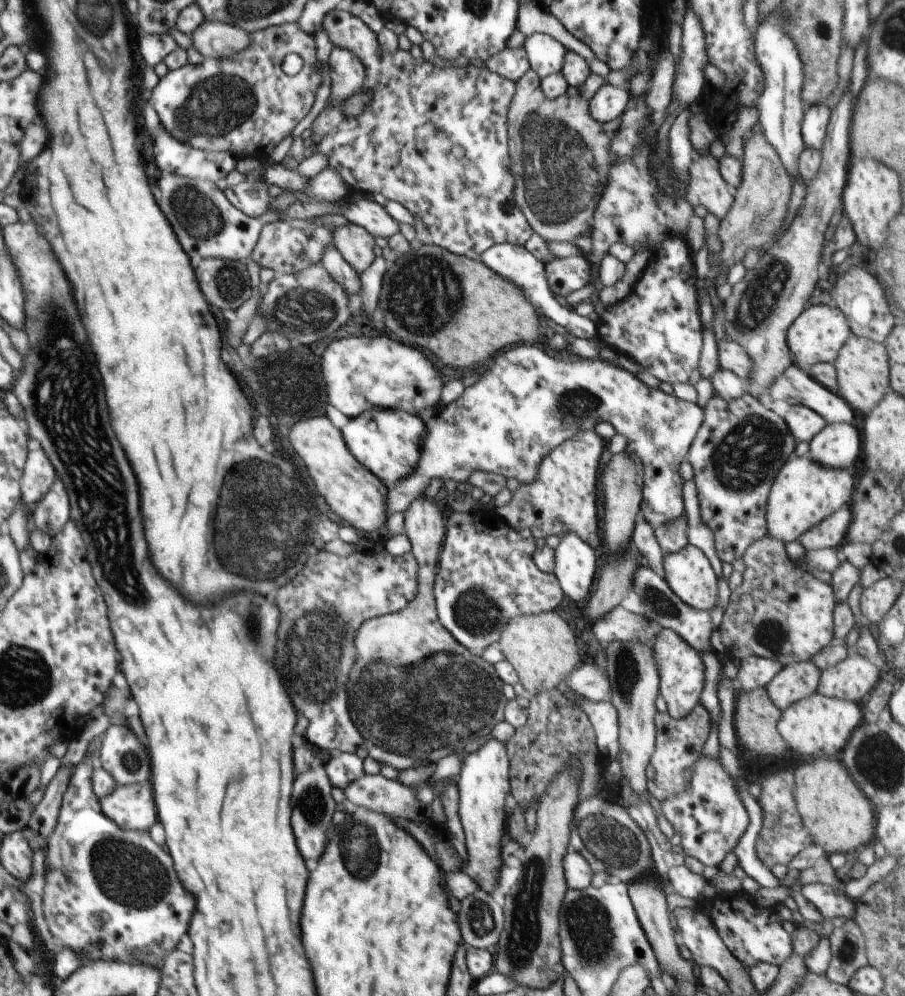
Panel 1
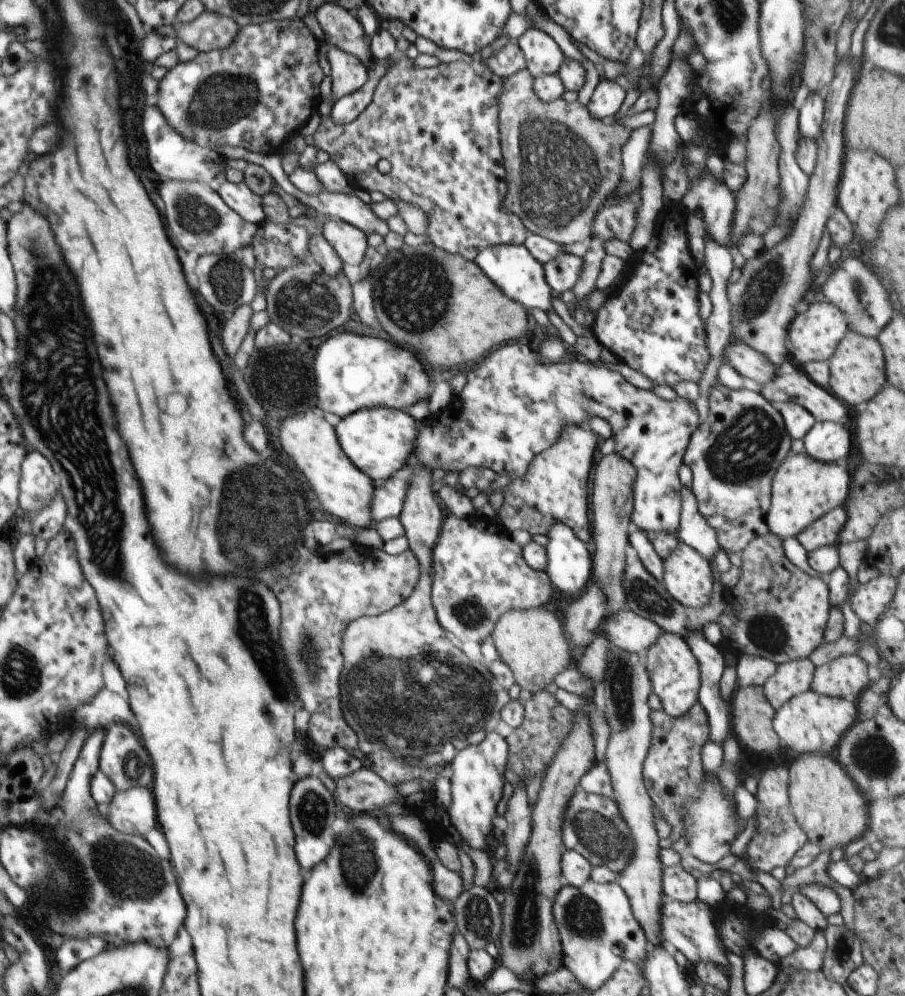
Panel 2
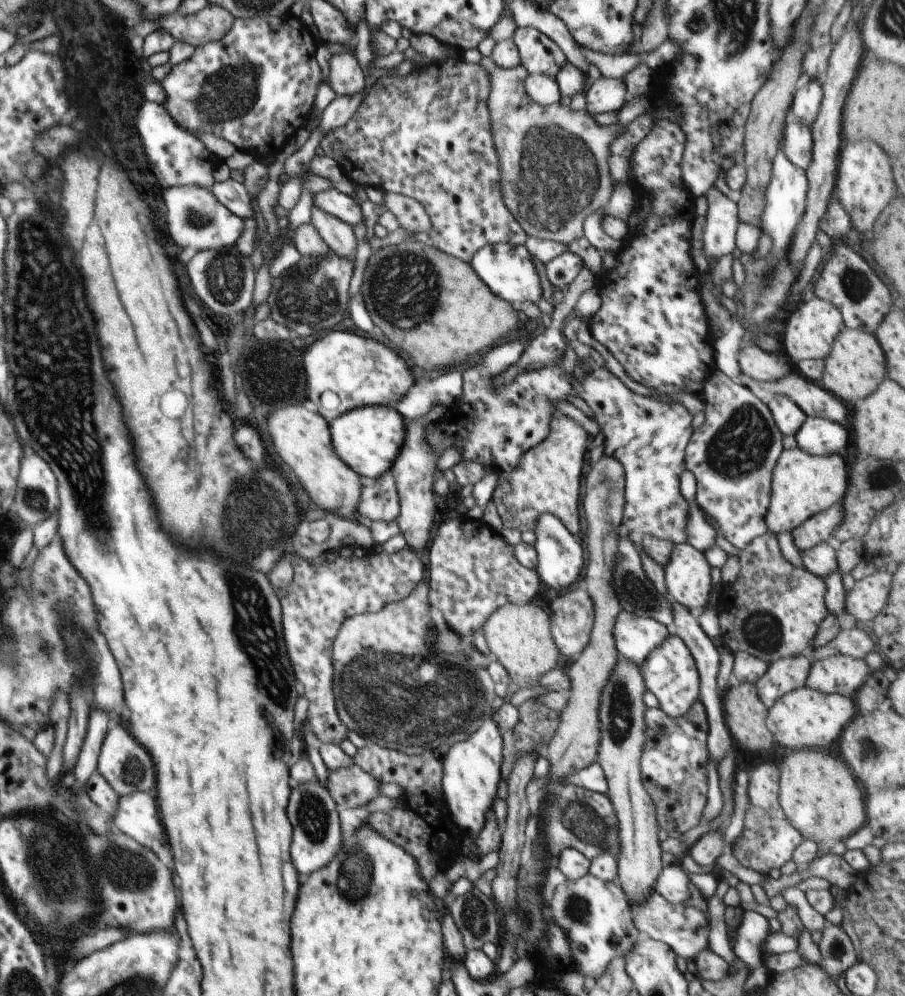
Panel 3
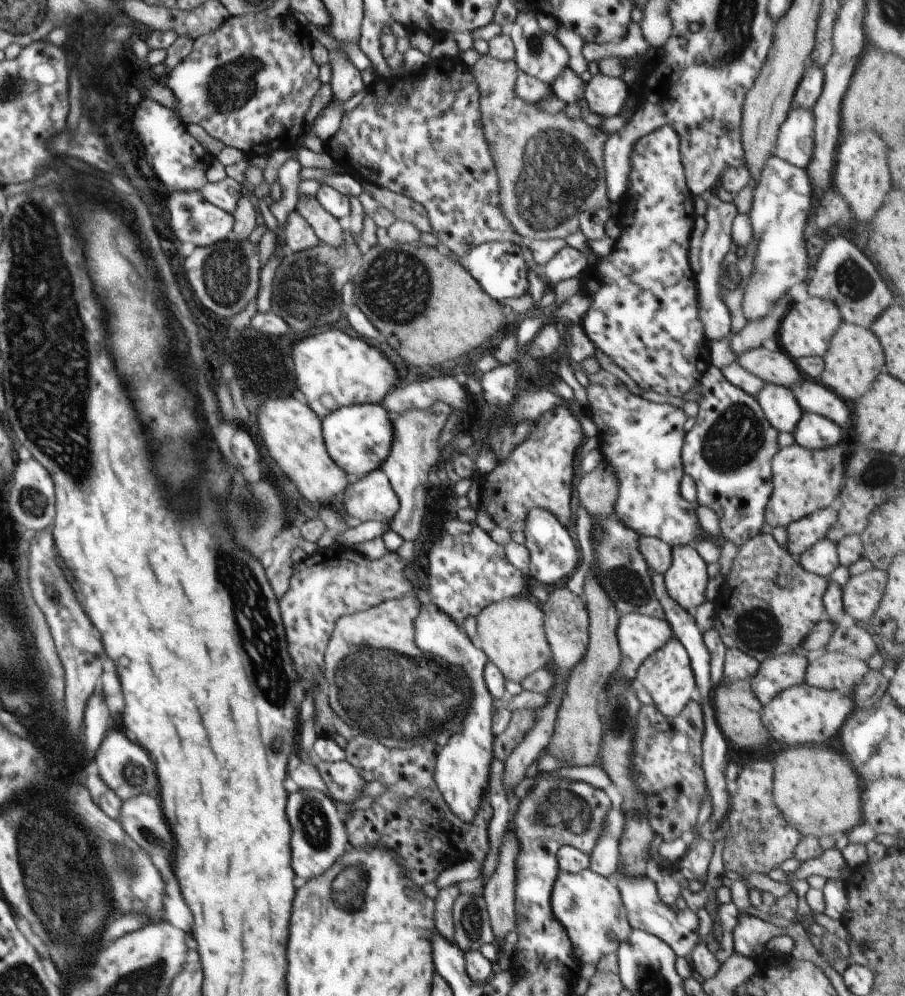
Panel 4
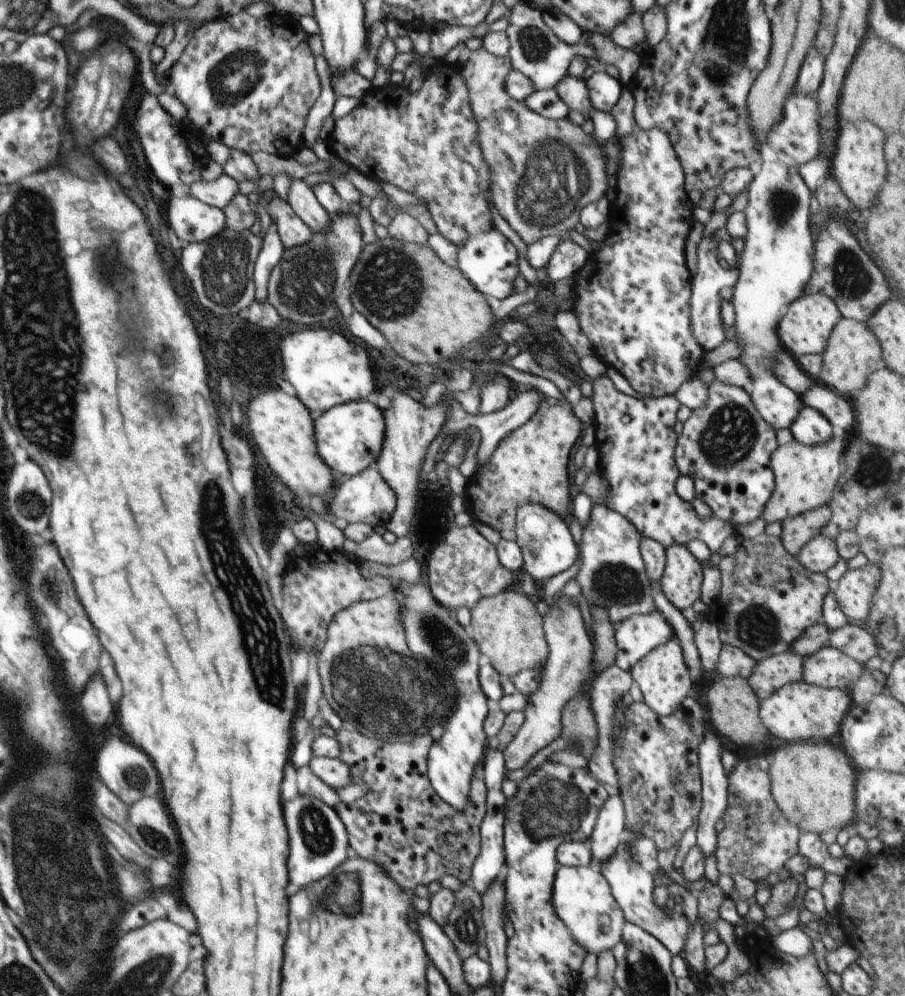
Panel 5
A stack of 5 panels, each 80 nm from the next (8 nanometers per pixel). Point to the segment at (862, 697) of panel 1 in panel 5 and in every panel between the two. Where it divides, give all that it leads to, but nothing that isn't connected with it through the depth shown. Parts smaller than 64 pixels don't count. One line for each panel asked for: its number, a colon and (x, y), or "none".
2: (847, 677)
3: (842, 674)
4: (838, 671)
5: (830, 668)

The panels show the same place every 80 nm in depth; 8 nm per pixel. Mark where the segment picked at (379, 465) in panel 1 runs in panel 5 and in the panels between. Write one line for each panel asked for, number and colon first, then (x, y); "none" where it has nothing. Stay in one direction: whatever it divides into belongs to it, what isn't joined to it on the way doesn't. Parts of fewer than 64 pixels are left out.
2: (379, 441)
3: (368, 439)
4: (358, 438)
5: (350, 436)

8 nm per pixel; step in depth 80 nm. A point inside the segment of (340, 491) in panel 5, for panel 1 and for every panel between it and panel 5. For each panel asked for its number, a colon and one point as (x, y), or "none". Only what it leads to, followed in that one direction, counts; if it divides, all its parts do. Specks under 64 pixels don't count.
1: (526, 404)
2: (387, 501)
3: (379, 501)
4: (371, 497)

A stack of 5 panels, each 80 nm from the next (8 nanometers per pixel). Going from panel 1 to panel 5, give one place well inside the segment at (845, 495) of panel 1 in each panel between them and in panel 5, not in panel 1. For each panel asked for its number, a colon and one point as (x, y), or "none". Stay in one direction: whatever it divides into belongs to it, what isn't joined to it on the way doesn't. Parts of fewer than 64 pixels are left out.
2: (803, 489)
3: (803, 485)
4: (804, 481)
5: (805, 476)

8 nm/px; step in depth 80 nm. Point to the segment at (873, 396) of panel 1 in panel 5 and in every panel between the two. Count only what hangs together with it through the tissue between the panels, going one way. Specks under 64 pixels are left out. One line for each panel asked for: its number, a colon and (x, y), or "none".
2: (857, 368)
3: (855, 367)
4: (855, 357)
5: (853, 352)

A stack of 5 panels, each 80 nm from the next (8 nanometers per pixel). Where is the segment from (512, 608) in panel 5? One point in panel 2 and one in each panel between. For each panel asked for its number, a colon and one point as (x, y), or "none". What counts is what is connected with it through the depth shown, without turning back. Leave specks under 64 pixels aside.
2: (533, 643)
3: (519, 636)
4: (512, 633)

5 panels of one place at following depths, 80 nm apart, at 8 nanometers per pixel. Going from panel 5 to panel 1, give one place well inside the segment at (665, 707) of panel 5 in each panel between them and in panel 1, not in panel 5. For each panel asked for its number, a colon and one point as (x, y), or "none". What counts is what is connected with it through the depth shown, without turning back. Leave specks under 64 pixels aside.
1: (680, 669)
2: (674, 672)
3: (670, 672)
4: (667, 675)

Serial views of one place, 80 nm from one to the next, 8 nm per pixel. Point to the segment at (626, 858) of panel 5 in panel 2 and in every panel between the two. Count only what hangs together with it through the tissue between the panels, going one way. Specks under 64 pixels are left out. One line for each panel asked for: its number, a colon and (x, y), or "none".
2: (691, 928)
3: (685, 929)
4: (645, 910)

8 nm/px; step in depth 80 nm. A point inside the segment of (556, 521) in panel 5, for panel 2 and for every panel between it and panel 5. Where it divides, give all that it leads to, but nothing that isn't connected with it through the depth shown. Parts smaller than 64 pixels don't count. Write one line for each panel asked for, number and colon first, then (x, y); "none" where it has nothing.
2: (569, 565)
3: (561, 558)
4: (554, 556)

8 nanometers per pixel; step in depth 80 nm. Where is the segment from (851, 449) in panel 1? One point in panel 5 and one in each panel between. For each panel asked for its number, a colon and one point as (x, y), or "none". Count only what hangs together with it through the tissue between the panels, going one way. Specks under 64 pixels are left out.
2: (828, 441)
3: (817, 436)
4: (814, 432)
5: (810, 428)

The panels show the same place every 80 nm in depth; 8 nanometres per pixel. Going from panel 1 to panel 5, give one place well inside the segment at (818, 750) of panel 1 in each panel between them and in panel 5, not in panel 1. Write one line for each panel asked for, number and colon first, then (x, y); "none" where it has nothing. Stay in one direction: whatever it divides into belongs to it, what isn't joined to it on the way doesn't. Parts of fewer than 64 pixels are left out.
2: (810, 723)
3: (807, 719)
4: (804, 715)
5: (799, 711)

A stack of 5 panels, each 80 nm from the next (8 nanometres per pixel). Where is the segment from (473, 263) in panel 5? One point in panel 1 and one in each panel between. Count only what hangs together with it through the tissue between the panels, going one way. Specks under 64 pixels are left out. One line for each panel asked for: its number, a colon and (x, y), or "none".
1: (515, 263)
2: (512, 268)
3: (508, 270)
4: (499, 268)

